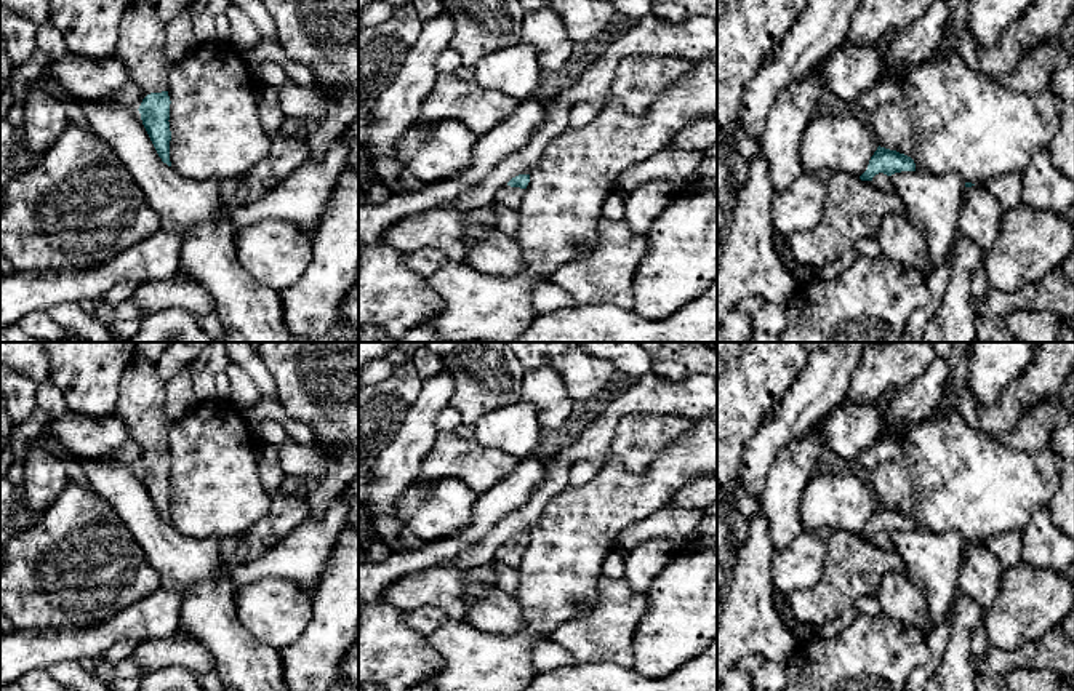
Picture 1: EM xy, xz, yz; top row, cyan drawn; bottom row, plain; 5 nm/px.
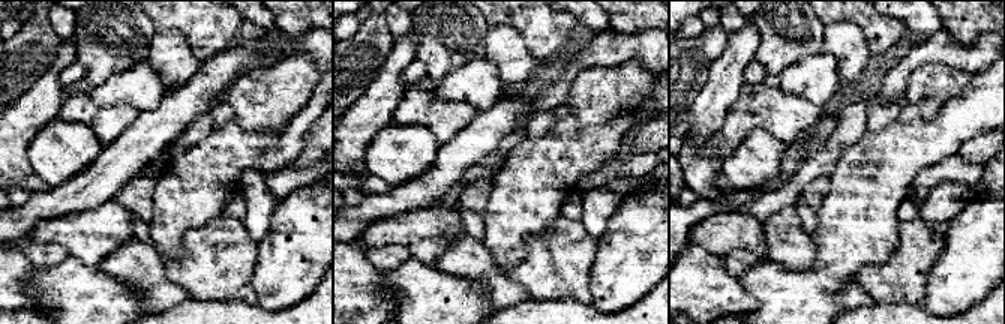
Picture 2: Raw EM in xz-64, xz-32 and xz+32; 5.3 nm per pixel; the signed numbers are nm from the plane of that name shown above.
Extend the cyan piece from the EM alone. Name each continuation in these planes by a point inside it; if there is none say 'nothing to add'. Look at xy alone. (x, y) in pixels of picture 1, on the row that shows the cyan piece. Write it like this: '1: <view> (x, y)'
1: xy (141, 35)

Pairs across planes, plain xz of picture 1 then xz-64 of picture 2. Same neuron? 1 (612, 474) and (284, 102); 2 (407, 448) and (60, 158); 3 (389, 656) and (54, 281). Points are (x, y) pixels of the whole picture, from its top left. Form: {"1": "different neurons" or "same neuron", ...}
{"1": "different neurons", "2": "different neurons", "3": "different neurons"}

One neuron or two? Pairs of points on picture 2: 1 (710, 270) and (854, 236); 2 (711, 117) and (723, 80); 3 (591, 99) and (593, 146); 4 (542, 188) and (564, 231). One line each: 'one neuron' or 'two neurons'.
1: two neurons
2: one neuron
3: two neurons
4: two neurons

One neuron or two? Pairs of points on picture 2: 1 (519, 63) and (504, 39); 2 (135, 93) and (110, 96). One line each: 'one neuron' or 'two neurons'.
1: one neuron
2: one neuron

